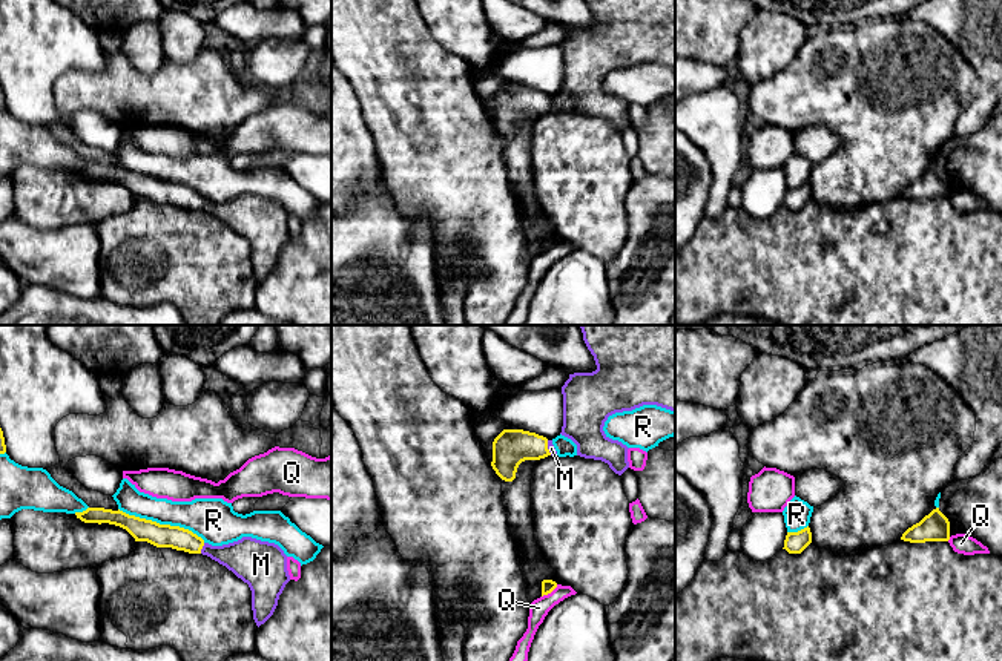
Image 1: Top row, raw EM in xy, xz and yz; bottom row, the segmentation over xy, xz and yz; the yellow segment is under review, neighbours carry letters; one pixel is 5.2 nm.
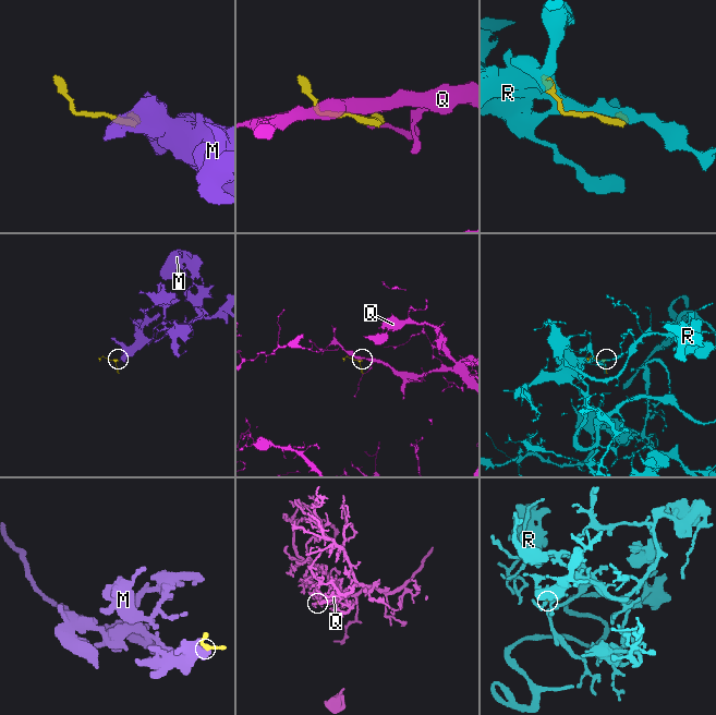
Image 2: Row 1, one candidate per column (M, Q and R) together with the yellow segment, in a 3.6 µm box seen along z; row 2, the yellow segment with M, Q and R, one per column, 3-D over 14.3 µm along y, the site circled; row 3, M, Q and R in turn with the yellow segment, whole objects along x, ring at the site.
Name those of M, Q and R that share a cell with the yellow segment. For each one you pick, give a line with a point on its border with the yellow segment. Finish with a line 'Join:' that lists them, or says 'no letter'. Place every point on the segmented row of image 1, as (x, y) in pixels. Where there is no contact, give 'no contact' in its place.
M: meets yellow in xy at (201, 548)
Join: M

